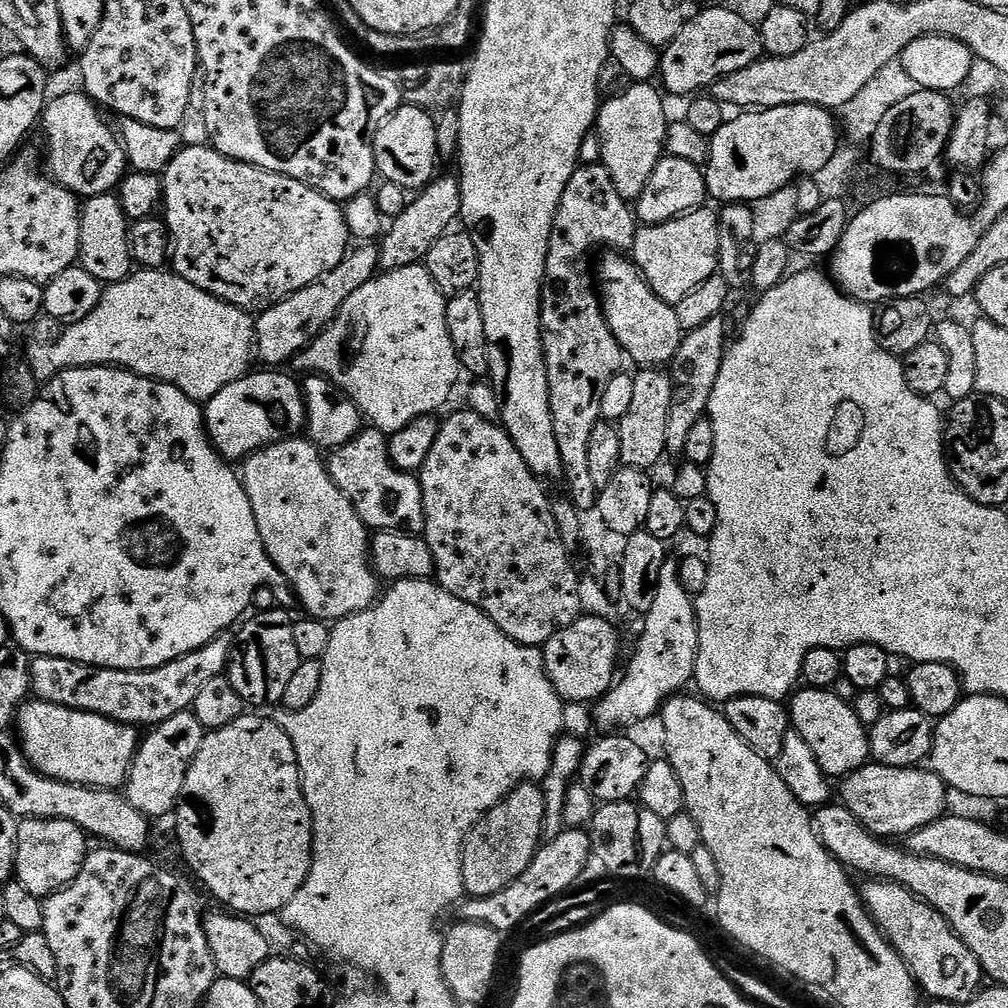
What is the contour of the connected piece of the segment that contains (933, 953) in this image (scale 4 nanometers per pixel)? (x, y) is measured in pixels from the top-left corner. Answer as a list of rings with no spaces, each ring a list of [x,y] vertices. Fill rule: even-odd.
[[[879,878],[863,885],[862,895],[876,923],[908,963],[917,985],[927,995],[929,992],[934,999],[956,1006],[962,1006],[980,995],[986,984],[984,968],[937,908],[929,906],[910,889]]]

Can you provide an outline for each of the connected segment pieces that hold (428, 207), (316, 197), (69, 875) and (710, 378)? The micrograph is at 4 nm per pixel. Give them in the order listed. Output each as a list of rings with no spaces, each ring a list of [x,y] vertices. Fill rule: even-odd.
[[[437,175],[436,179],[419,193],[420,196],[396,221],[392,224],[392,229],[383,237],[384,256],[382,264],[385,269],[401,268],[407,264],[421,263],[427,257],[428,251],[435,244],[447,236],[452,224],[462,212],[462,201],[460,198],[460,182],[455,175]]]
[[[196,144],[193,148],[182,151],[177,157],[176,155],[171,159],[170,165],[167,170],[163,173],[162,176],[162,190],[166,197],[166,204],[168,200],[168,216],[166,215],[166,223],[168,225],[168,231],[170,233],[171,239],[174,241],[174,264],[176,260],[176,265],[174,265],[174,271],[177,276],[181,276],[182,278],[186,278],[186,282],[190,282],[194,286],[198,286],[202,290],[206,290],[211,296],[216,296],[219,300],[226,301],[227,304],[233,304],[234,306],[238,306],[239,308],[245,310],[253,310],[252,308],[258,308],[257,310],[265,310],[268,308],[274,307],[278,303],[282,303],[283,300],[289,299],[292,295],[294,295],[298,291],[302,291],[302,289],[309,287],[310,285],[316,283],[316,281],[321,281],[324,277],[328,276],[329,273],[335,271],[337,267],[346,259],[349,255],[350,247],[348,248],[348,240],[350,241],[350,233],[348,230],[348,217],[346,215],[345,209],[341,207],[337,201],[330,199],[328,196],[324,196],[320,192],[314,191],[310,186],[306,186],[302,182],[298,182],[294,178],[290,178],[289,176],[283,176],[282,174],[278,174],[277,172],[268,172],[264,168],[255,168],[254,166],[250,166],[249,164],[243,164],[242,162],[238,162],[237,160],[232,160],[229,156],[223,156],[220,152],[217,152],[215,148],[211,146],[205,146],[203,148],[202,145]]]
[[[25,819],[20,825],[20,845],[16,855],[19,883],[37,898],[47,898],[53,892],[68,887],[80,873],[89,855],[87,842],[86,833],[74,822]]]
[[[709,321],[698,329],[689,331],[683,343],[680,345],[679,354],[676,359],[682,374],[678,380],[686,390],[676,396],[676,405],[668,413],[668,452],[674,454],[683,453],[687,438],[693,427],[700,419],[705,417],[709,402],[712,400],[713,392],[720,378],[724,361],[728,355],[728,341],[726,342],[726,330],[718,326],[717,321]]]

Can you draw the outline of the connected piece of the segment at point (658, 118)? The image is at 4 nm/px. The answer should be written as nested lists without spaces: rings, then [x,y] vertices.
[[[636,82],[628,87],[632,88],[626,89],[621,96],[603,101],[598,117],[598,135],[602,163],[606,170],[610,170],[614,186],[625,200],[636,202],[647,192],[656,167],[666,155],[670,119],[668,120],[668,112],[664,109],[665,97],[659,87],[648,82]]]

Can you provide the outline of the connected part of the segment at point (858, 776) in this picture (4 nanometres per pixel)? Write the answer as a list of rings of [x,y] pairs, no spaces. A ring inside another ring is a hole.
[[[869,762],[863,768],[843,777],[843,807],[854,813],[869,832],[881,838],[907,838],[913,832],[933,824],[945,815],[950,788],[937,772],[924,766],[891,768],[879,762]]]

